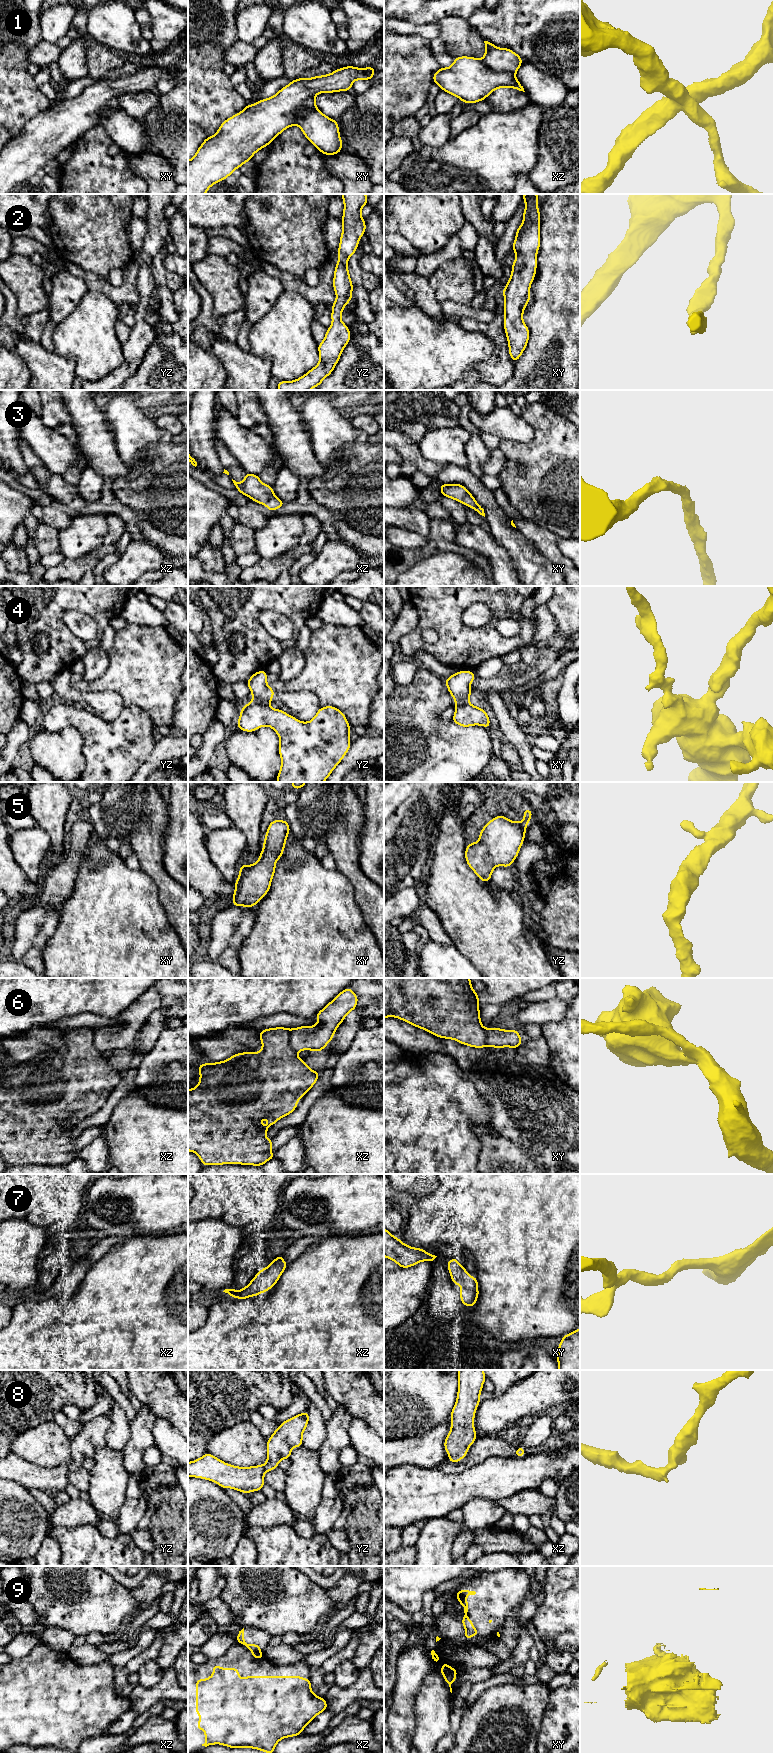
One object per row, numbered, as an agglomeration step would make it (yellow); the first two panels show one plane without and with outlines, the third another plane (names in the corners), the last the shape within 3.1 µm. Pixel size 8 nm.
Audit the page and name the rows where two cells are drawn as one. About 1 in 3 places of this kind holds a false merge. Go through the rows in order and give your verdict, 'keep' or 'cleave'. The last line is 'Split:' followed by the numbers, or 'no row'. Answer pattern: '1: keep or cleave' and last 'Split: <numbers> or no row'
1: cleave
2: keep
3: keep
4: cleave
5: keep
6: cleave
7: keep
8: keep
9: cleave
Split: 1, 4, 6, 9

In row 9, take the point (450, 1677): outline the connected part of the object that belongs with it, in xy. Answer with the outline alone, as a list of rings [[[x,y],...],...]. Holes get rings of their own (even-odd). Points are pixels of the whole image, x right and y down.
[[[449,1670],[446,1674],[443,1674],[444,1680],[446,1683],[455,1683],[456,1682],[456,1674],[459,1670]]]

